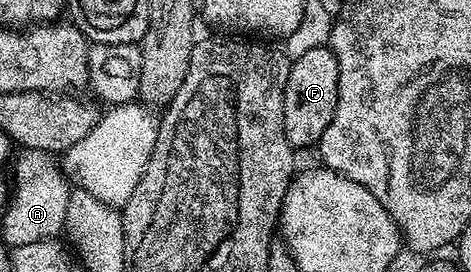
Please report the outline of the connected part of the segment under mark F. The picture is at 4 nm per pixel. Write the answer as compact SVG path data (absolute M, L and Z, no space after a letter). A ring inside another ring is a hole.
M327 45L313 47L313 51L305 51L305 55L291 61L289 79L285 83L283 102L285 103L285 139L289 139L292 149L302 151L318 146L321 135L325 135L325 127L333 123L333 111L337 111L337 59L335 53Z

